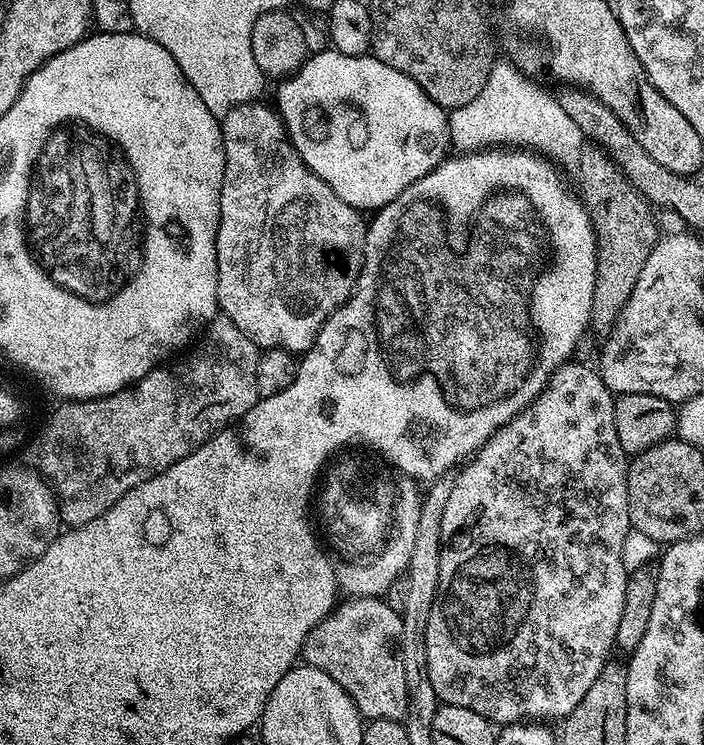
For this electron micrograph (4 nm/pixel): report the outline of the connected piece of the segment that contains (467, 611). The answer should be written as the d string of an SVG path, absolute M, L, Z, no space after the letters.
M569 362L560 368L560 371L552 377L551 383L541 392L529 408L524 409L515 416L506 426L499 428L491 439L487 441L476 453L475 457L459 469L460 477L451 481L450 499L446 502L446 511L442 514L442 550L440 551L440 569L438 570L438 594L434 598L434 610L430 610L430 623L426 625L426 662L428 663L428 677L430 686L434 686L434 694L437 701L454 706L466 706L466 710L474 710L474 714L482 714L482 718L491 720L496 726L523 725L525 722L552 722L548 720L563 721L565 716L582 702L586 690L594 678L604 668L608 656L614 652L616 635L618 634L618 622L622 619L622 601L626 598L626 582L628 571L622 562L622 545L626 543L626 534L632 528L630 522L630 510L628 509L628 466L630 457L622 450L622 442L618 442L618 430L614 426L614 410L616 409L616 396L606 386L606 382L600 377L595 367L587 368L584 364Z

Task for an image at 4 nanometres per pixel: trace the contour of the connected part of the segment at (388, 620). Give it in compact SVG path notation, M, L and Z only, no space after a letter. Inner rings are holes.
M375 594L348 598L337 603L331 614L310 634L304 643L303 663L322 670L350 694L365 721L398 720L408 717L406 669L400 657L402 618Z

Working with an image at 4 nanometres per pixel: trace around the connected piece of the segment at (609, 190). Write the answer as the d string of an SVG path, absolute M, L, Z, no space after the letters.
M585 142L581 150L578 179L578 194L592 218L598 241L590 328L593 333L612 334L628 299L634 294L638 274L642 274L642 266L646 266L650 250L654 250L654 246L660 241L662 229L656 225L657 213L653 205L624 176L623 169L612 160L607 149L593 142Z

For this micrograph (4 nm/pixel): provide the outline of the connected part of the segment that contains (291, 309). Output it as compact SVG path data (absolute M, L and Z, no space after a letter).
M264 102L243 104L230 110L230 114L226 114L222 118L220 125L224 143L224 177L222 178L222 198L220 199L220 221L216 227L219 311L226 318L230 318L230 322L234 322L234 326L238 326L238 330L242 330L242 334L246 334L246 338L253 340L257 348L261 350L285 348L287 352L303 354L318 338L318 330L322 330L322 326L328 321L330 314L334 314L334 310L338 310L350 298L358 274L362 270L364 243L368 230L365 217L360 217L363 215L357 209L342 202L342 198L338 198L338 194L334 194L334 190L330 190L330 186L326 186L326 182L322 182L322 178L318 178L318 174L314 174L308 169L306 162L302 162L298 150L288 138L288 131L284 128L279 115L269 105L268 108Z

